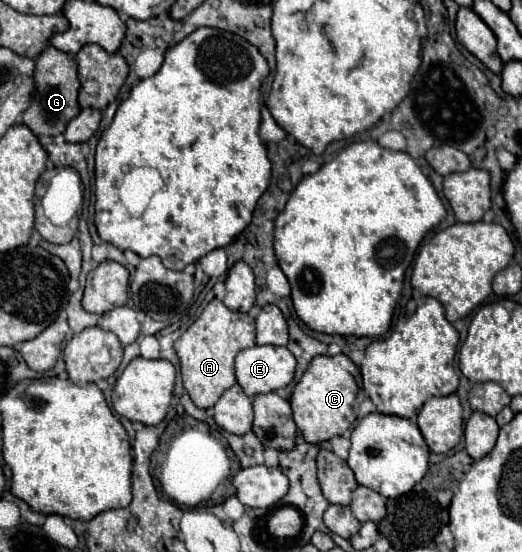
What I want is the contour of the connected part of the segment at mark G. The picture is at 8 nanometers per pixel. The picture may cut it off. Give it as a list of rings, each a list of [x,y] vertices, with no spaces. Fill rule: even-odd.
[[[47,47],[37,59],[37,69],[35,69],[35,93],[29,109],[23,113],[23,123],[37,135],[59,135],[65,131],[67,123],[79,115],[81,107],[77,103],[77,93],[79,93],[79,79],[77,79],[77,63],[75,59],[59,51],[55,47]]]

